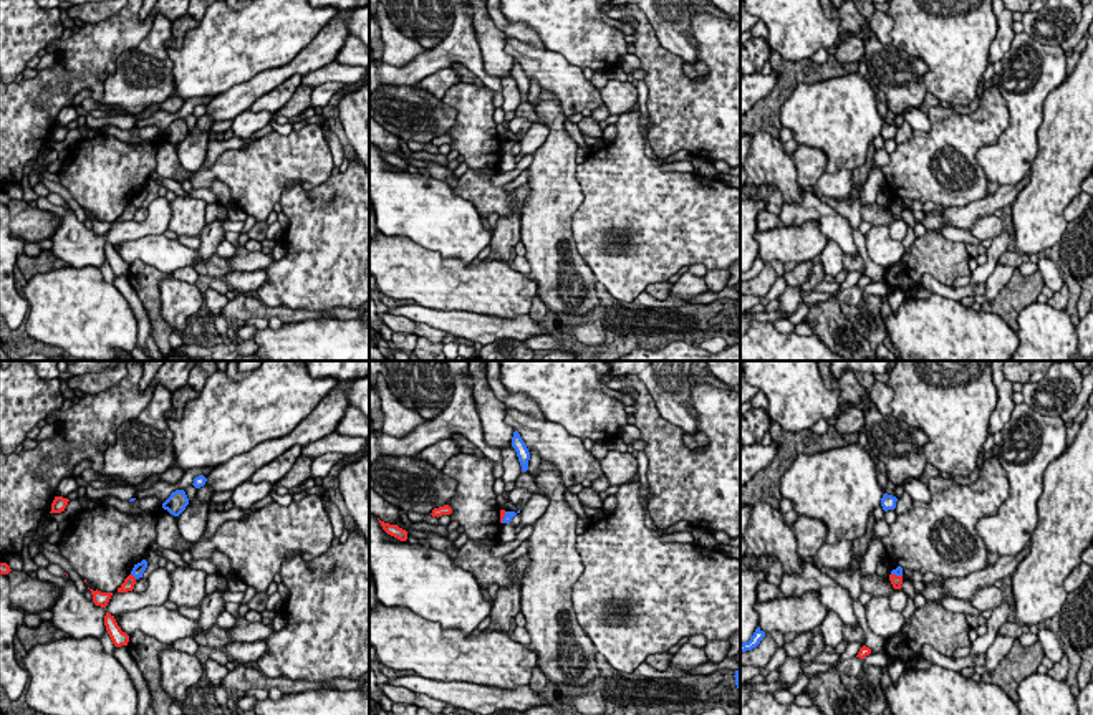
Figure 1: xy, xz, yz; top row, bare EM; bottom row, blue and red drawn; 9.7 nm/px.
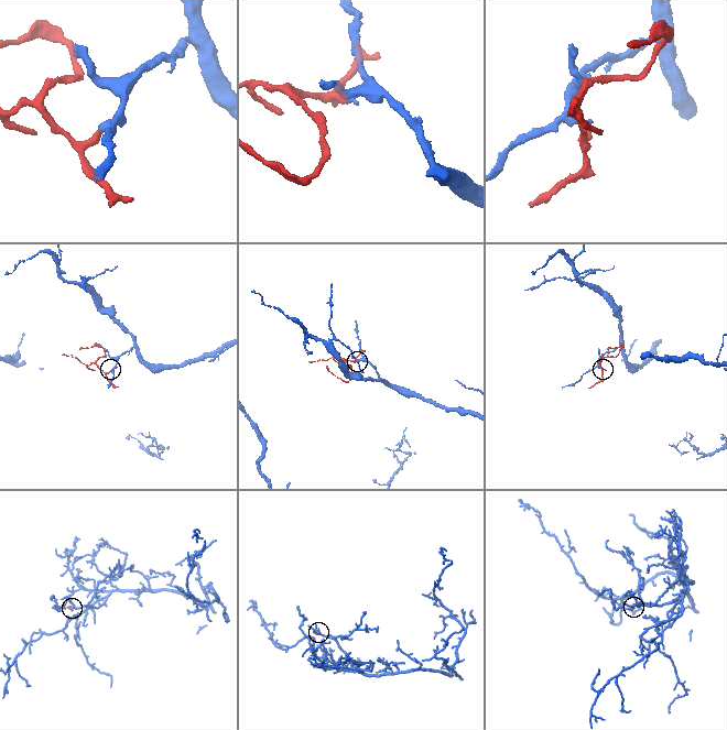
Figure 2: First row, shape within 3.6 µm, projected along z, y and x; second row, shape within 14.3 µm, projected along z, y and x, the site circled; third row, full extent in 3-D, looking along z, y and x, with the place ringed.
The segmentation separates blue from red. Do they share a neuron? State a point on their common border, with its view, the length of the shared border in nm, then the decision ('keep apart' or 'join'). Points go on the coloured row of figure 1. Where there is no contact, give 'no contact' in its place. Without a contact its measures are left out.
contact xy (134, 576); length 80 nm; keep apart

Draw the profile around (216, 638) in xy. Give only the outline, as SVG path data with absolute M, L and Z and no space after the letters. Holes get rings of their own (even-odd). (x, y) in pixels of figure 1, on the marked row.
M214 626L209 631L200 629L200 632L194 637L194 641L200 647L210 647L212 650L224 649L227 644L232 642L227 629L220 629L217 626Z

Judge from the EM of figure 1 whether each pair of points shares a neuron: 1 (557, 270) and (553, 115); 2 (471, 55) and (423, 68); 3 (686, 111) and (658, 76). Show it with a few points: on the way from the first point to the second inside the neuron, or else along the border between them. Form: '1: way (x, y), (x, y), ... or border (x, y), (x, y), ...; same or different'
1: way (555, 232), (555, 153); same
2: way (459, 55), (442, 55), (434, 60); same
3: way (678, 103), (666, 85); same

